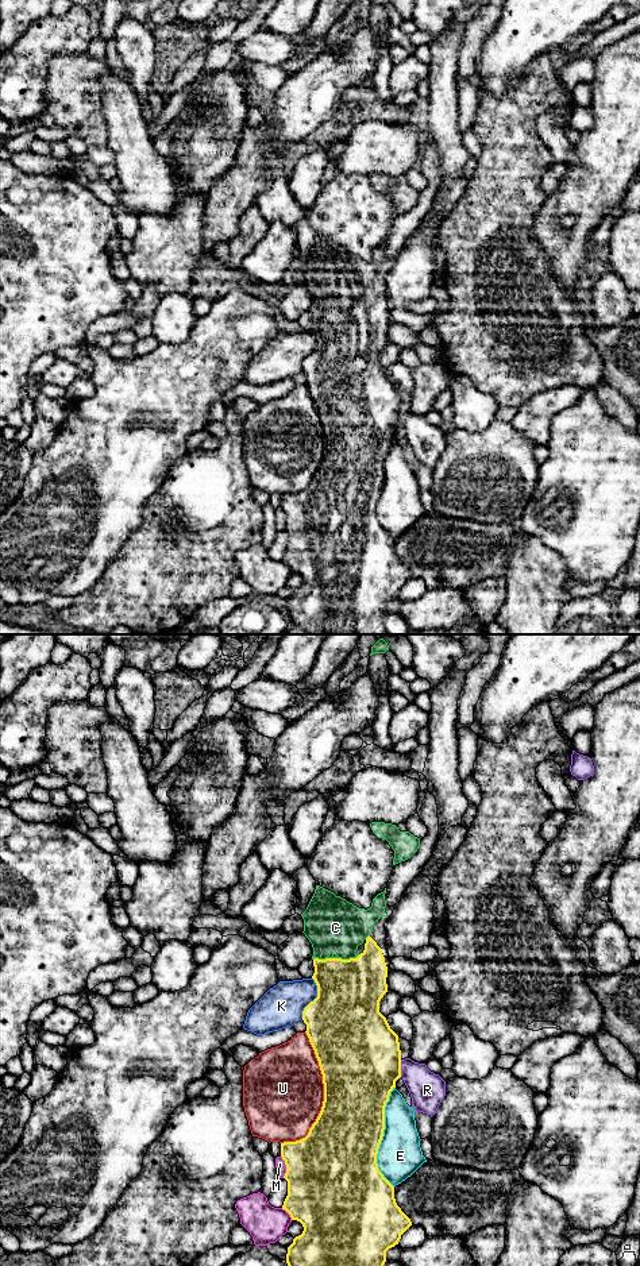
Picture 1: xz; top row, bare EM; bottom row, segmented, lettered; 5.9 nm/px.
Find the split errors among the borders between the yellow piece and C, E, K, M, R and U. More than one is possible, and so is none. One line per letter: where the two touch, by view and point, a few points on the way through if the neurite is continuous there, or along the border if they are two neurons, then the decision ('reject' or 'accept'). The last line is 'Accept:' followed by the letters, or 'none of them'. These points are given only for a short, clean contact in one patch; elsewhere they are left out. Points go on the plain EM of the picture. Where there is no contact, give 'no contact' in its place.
C: meets yellow in xz at (336, 311); accept
E: meets yellow in xz at (382, 487); reject
K: meets yellow in xz at (316, 350); reject
M: meets yellow in xz at (286, 518); reject
R: meets yellow in xz at (400, 420); reject
U: meets yellow in xz at (324, 448); reject
Accept: C

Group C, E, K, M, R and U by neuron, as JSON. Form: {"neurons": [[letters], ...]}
{"neurons": [["C"], ["E"], ["K"], ["M"], ["R"], ["U"]]}

